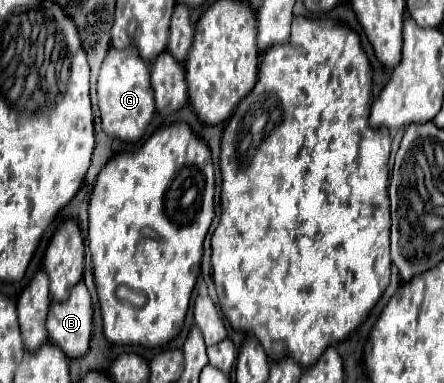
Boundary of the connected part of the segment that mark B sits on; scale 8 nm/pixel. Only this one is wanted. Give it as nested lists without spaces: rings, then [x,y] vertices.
[[[82,281],[74,285],[66,301],[50,305],[46,329],[48,339],[54,341],[68,359],[86,355],[92,337],[92,301]]]

